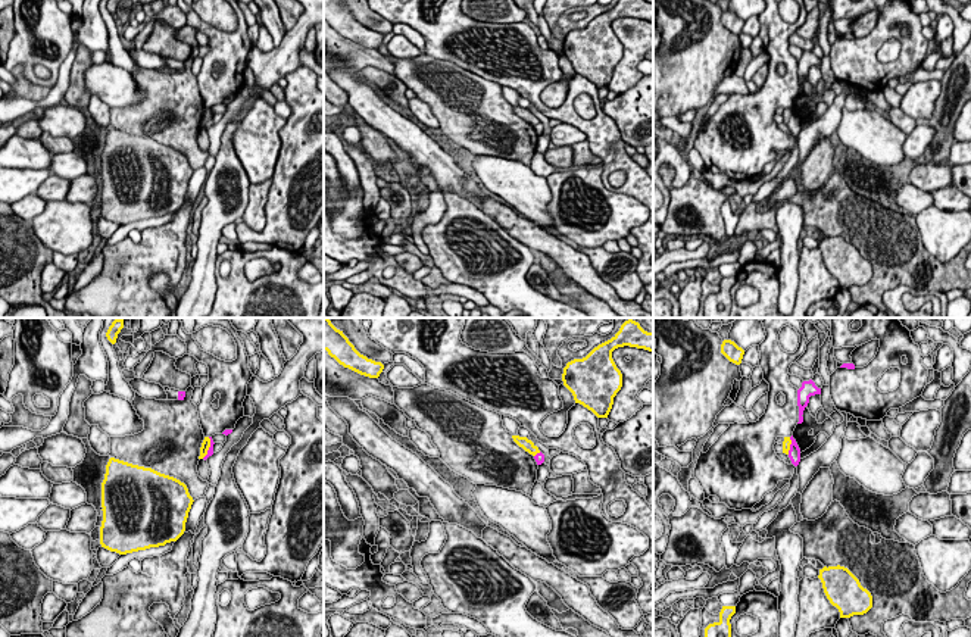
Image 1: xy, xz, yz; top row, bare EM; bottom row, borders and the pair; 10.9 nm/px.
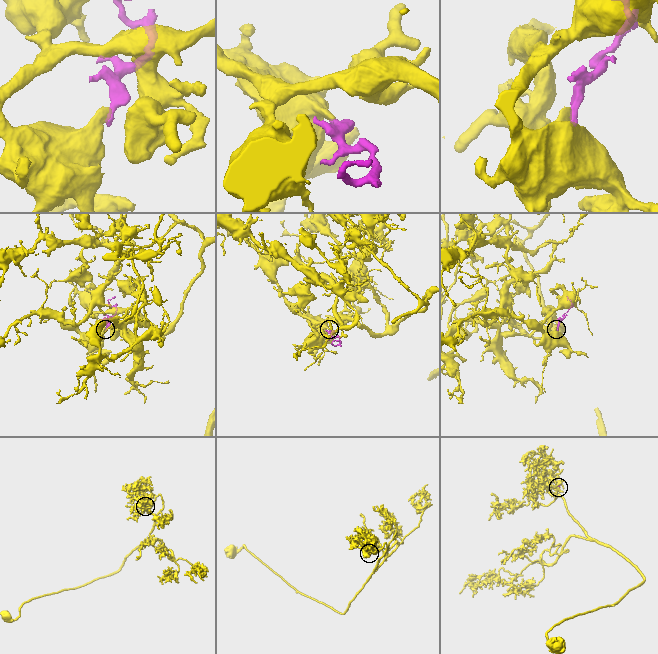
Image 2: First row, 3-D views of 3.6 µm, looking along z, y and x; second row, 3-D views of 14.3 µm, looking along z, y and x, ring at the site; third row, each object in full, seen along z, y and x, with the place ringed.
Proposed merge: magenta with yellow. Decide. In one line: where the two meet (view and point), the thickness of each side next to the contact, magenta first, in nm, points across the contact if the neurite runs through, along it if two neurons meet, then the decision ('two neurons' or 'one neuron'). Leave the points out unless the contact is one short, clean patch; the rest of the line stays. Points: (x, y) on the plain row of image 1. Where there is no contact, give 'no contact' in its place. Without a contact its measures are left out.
contact xy (209, 118); calibres 60 and 100 nm; border xy (209, 108), (209, 119), (202, 128); two neurons

